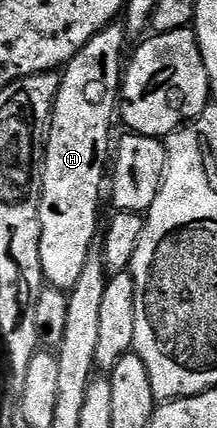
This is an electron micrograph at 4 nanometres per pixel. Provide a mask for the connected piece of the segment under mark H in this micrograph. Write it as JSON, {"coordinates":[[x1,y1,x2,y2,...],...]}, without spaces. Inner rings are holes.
{"coordinates":[[119,22,110,24,110,26,107,27,105,30,101,30,101,34,97,34,93,38,89,38,89,42,85,42,85,46,81,49,81,51,79,51,79,53,76,54,73,57,73,59,71,59,67,63,67,65,65,65,65,67,62,69,61,79,59,82,59,89,57,90,57,98,55,99,55,105,53,106,53,110,51,111,51,129,49,129,49,131,47,132,47,149,45,150,45,158,43,159,43,177,41,178,41,190,39,191,39,269,41,269,43,271,44,281,46,281,46,283,48,285,50,285,50,287,60,288,60,290,65,293,70,292,71,288,73,286,77,286,77,278,79,277,79,275,81,275,81,270,85,270,85,262,89,258,89,250,91,249,91,247,94,247,97,242,97,232,96,232,96,236,95,236,95,230,98,228,98,226,100,229,100,226,101,226,101,220,100,220,100,224,99,224,99,191,101,191,102,188,104,191,104,188,105,188,105,172,104,172,104,176,103,176,103,167,105,167,106,164,108,167,109,153,112,151,112,148,113,148,113,140,112,140,112,144,111,144,111,119,113,119,113,118,116,119,117,105,121,99,121,77,125,71,125,52,124,52,124,56,123,56,123,42,124,41,127,42,128,38,129,37,126,33,122,23,119,23]]}

